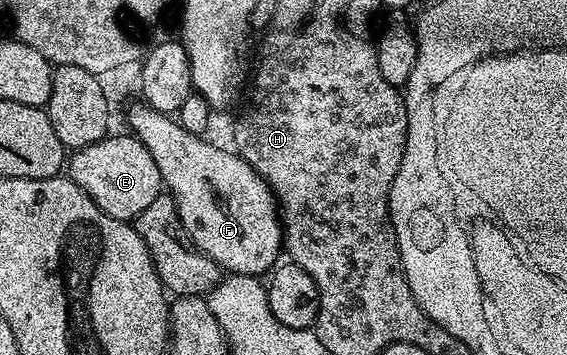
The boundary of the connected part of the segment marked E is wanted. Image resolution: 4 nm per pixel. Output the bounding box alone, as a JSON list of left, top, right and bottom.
[67,133,163,223]

